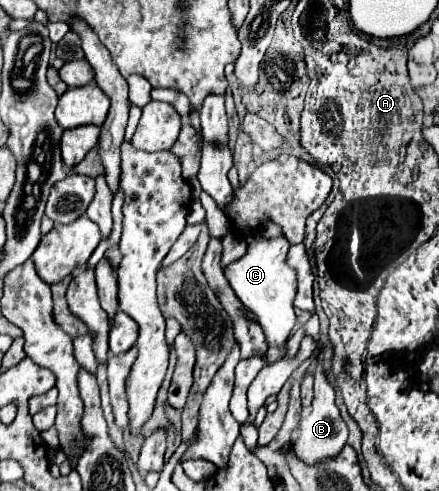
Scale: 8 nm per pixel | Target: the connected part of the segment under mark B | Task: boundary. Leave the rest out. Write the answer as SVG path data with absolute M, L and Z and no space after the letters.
M316 367L314 371L316 381L314 381L314 401L310 405L310 411L300 419L300 427L298 427L298 435L292 439L292 449L296 451L296 455L306 461L306 463L316 463L324 457L334 457L340 453L340 449L346 445L346 437L348 437L348 429L346 423L340 417L340 411L334 403L334 395L336 389L334 385L330 385L322 373L322 367Z

